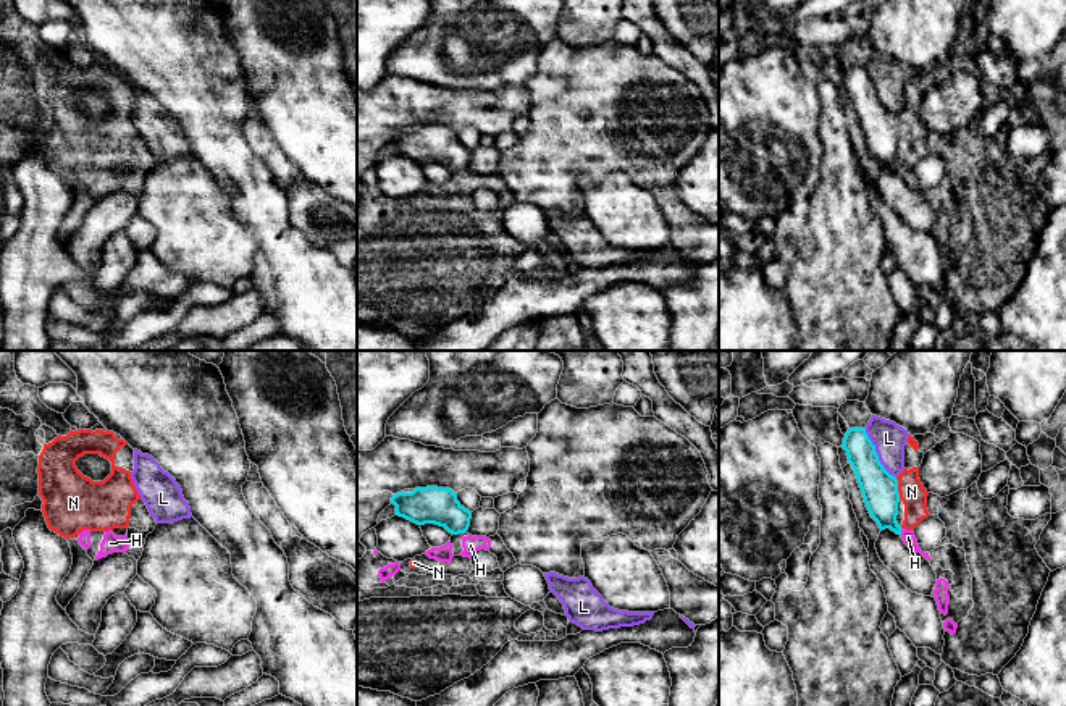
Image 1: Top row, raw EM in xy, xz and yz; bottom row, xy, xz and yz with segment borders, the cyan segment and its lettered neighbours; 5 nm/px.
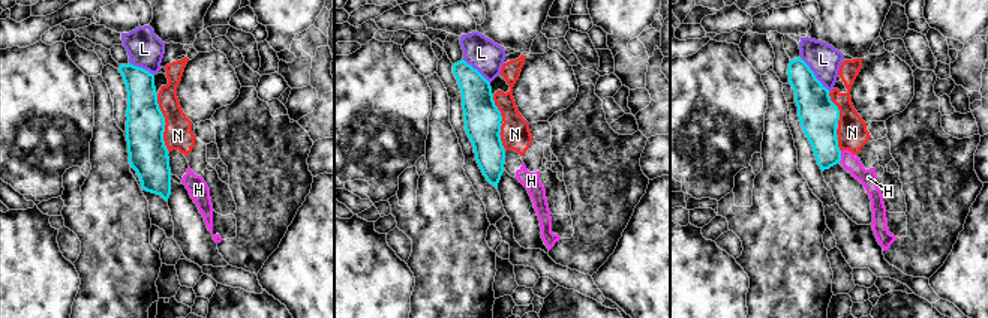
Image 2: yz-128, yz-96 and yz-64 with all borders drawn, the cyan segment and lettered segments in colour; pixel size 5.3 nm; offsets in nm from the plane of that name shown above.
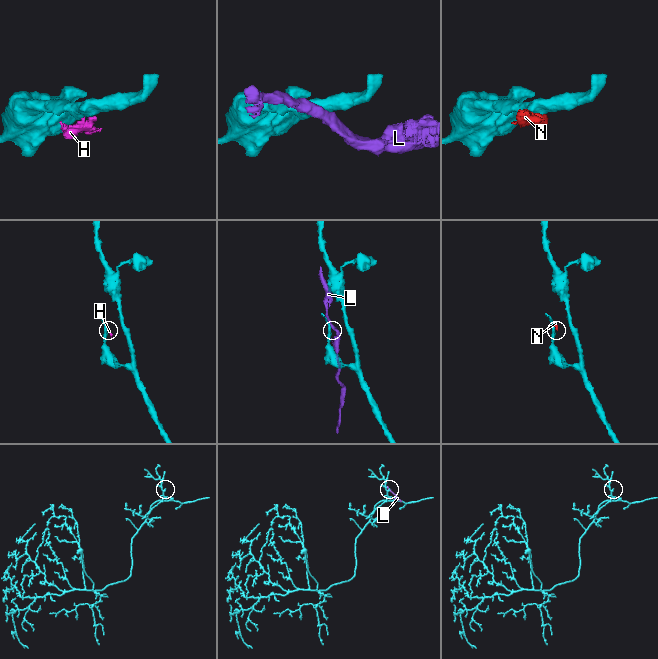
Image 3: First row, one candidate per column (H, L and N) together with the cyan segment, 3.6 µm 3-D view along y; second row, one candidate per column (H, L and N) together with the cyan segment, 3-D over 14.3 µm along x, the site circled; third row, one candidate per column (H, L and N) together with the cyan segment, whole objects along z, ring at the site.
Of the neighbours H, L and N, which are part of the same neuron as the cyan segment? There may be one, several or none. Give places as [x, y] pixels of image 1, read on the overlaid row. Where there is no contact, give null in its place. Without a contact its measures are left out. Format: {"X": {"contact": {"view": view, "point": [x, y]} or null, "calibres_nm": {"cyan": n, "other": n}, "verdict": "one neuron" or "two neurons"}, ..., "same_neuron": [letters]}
{"H": {"contact": {"view": "yz", "point": [900, 532]}, "calibres_nm": {"cyan": 180, "other": 70}, "verdict": "two neurons"}, "L": {"contact": {"view": "yz", "point": [876, 454]}, "calibres_nm": {"cyan": 180, "other": 160}, "verdict": "two neurons"}, "N": {"contact": {"view": "yz", "point": [897, 488]}, "calibres_nm": {"cyan": 180, "other": 130}, "verdict": "two neurons"}, "same_neuron": []}

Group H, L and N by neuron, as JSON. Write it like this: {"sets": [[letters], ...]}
{"sets": [["H", "N"], ["L"]]}

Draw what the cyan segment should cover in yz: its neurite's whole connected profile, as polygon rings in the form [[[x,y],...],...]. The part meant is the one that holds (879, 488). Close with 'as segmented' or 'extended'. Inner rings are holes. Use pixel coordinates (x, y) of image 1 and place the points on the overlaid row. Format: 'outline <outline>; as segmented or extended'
outline [[[850,428],[845,433],[841,448],[846,451],[848,462],[856,473],[866,507],[880,532],[890,528],[901,535],[903,528],[896,522],[900,502],[898,480],[880,464],[866,428]]]; as segmented

